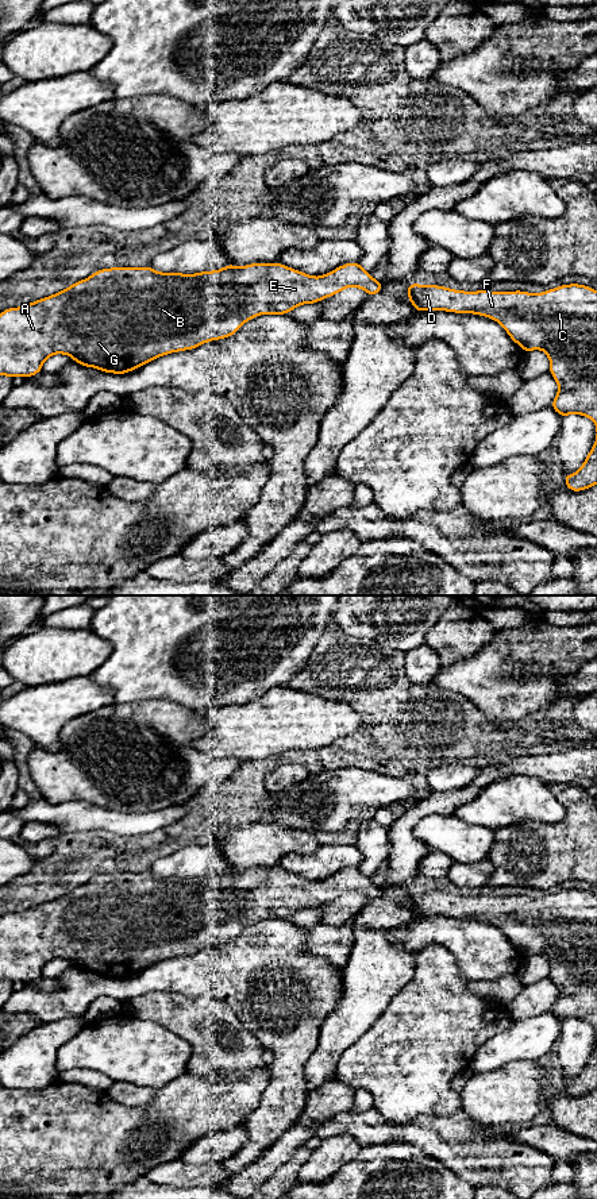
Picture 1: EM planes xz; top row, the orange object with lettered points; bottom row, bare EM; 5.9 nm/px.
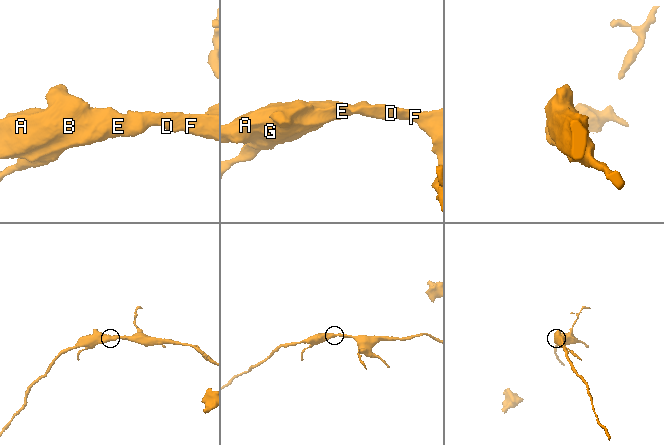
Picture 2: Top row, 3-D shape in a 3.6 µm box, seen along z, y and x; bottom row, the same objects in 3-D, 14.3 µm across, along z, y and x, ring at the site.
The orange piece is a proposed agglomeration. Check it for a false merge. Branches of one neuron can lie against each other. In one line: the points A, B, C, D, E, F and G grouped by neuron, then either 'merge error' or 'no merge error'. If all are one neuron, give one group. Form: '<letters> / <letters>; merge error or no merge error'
A B C D E F G; no merge error

